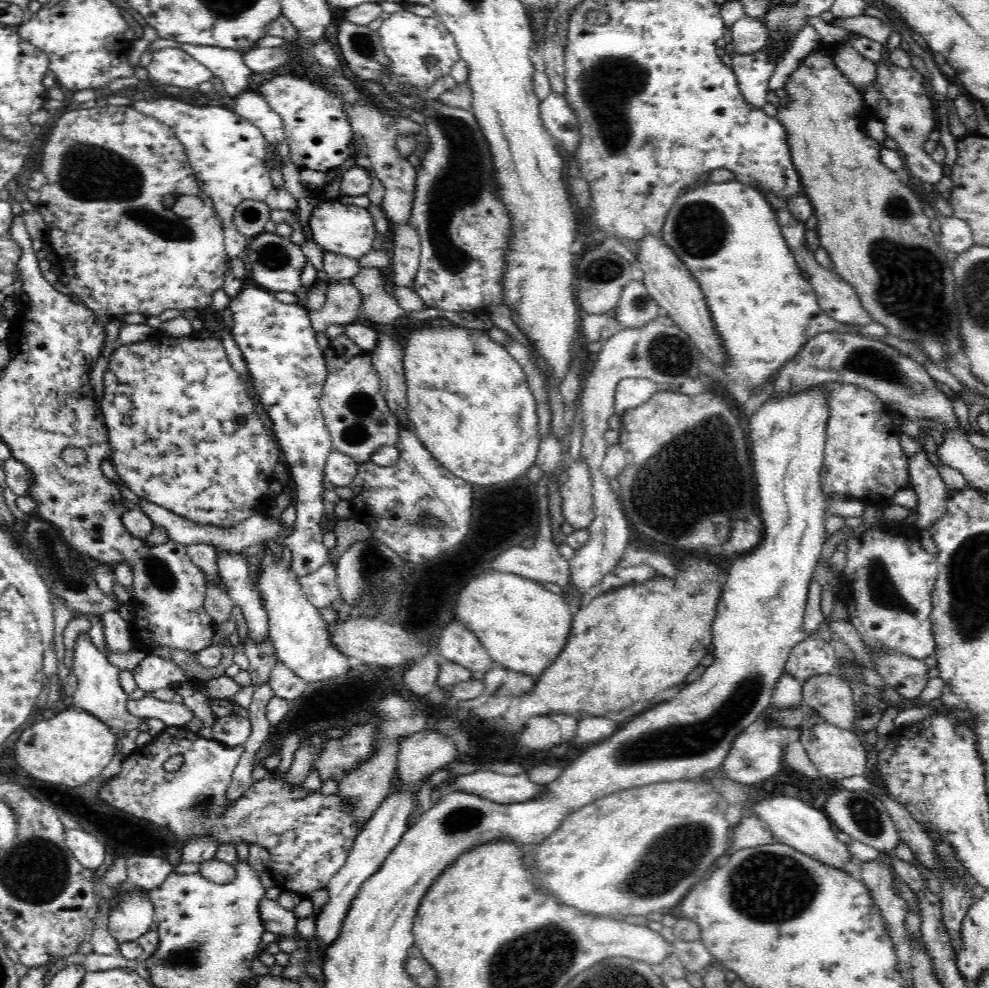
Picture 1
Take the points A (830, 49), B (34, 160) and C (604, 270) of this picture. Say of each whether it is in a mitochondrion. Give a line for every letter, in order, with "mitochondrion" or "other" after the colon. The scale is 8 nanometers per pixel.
A: other
B: other
C: mitochondrion

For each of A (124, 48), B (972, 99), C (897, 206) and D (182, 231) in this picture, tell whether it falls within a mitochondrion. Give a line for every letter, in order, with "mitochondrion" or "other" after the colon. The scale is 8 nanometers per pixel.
A: other
B: other
C: mitochondrion
D: mitochondrion

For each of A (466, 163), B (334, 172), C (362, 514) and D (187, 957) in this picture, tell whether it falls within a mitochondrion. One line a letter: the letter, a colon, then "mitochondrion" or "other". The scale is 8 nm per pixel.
A: mitochondrion
B: other
C: other
D: mitochondrion

